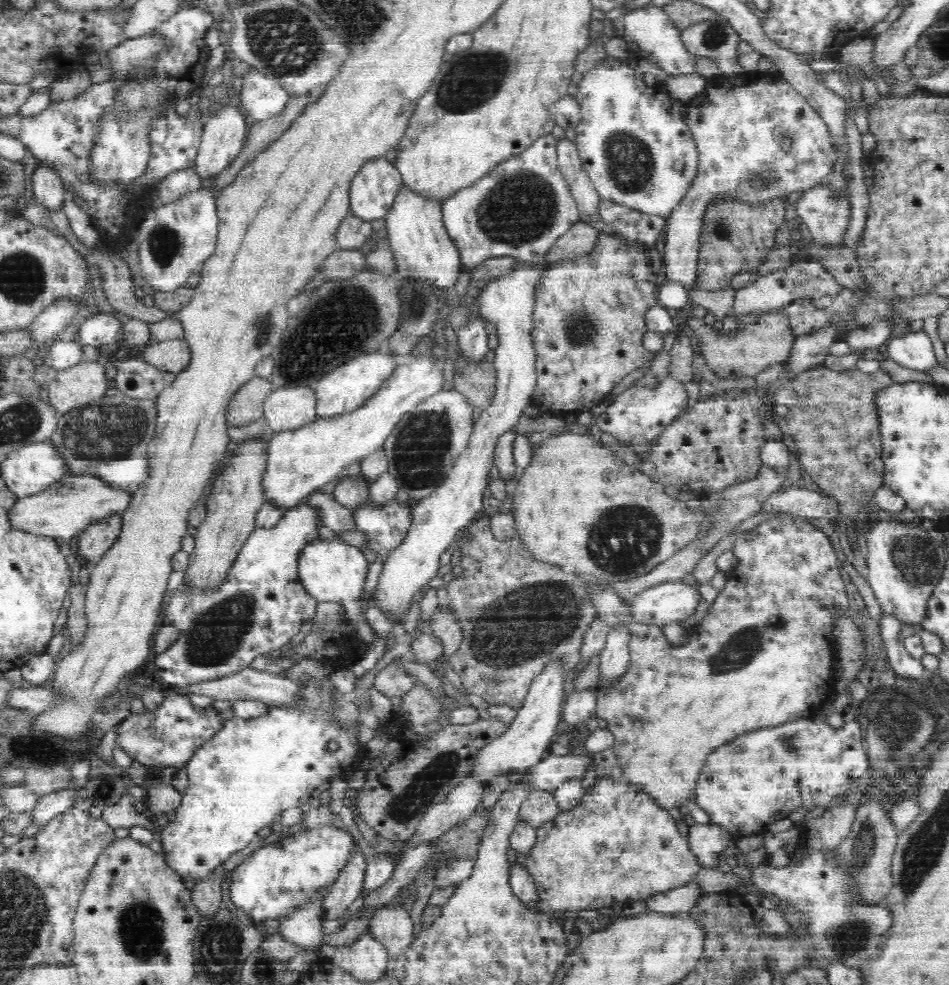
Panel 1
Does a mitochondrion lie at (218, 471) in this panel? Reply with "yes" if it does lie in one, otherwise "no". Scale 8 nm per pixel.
no

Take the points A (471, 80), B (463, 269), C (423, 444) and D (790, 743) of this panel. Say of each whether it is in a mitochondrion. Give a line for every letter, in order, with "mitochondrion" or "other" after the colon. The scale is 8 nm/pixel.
A: mitochondrion
B: other
C: mitochondrion
D: mitochondrion

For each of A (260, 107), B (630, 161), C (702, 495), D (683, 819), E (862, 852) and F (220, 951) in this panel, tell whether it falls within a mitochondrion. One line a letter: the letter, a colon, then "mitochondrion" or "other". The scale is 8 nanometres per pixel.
A: other
B: mitochondrion
C: other
D: other
E: mitochondrion
F: mitochondrion

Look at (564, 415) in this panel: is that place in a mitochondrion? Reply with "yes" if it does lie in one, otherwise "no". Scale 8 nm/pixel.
no

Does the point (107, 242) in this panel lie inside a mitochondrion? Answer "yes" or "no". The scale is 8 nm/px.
no

